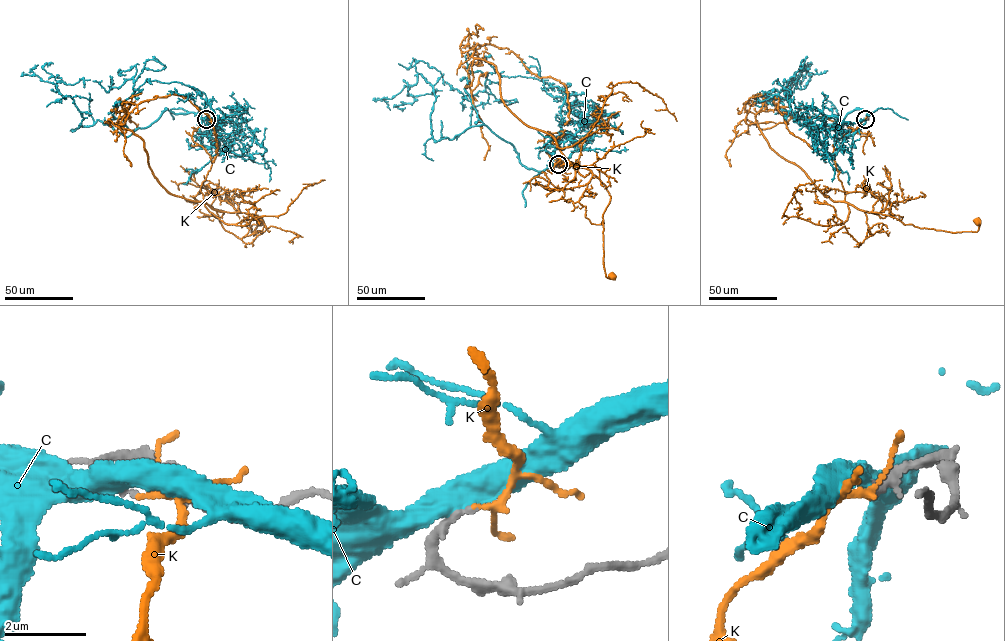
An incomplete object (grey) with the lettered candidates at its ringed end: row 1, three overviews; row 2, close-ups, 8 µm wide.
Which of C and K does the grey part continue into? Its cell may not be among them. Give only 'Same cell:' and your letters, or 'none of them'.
Same cell: none of them

